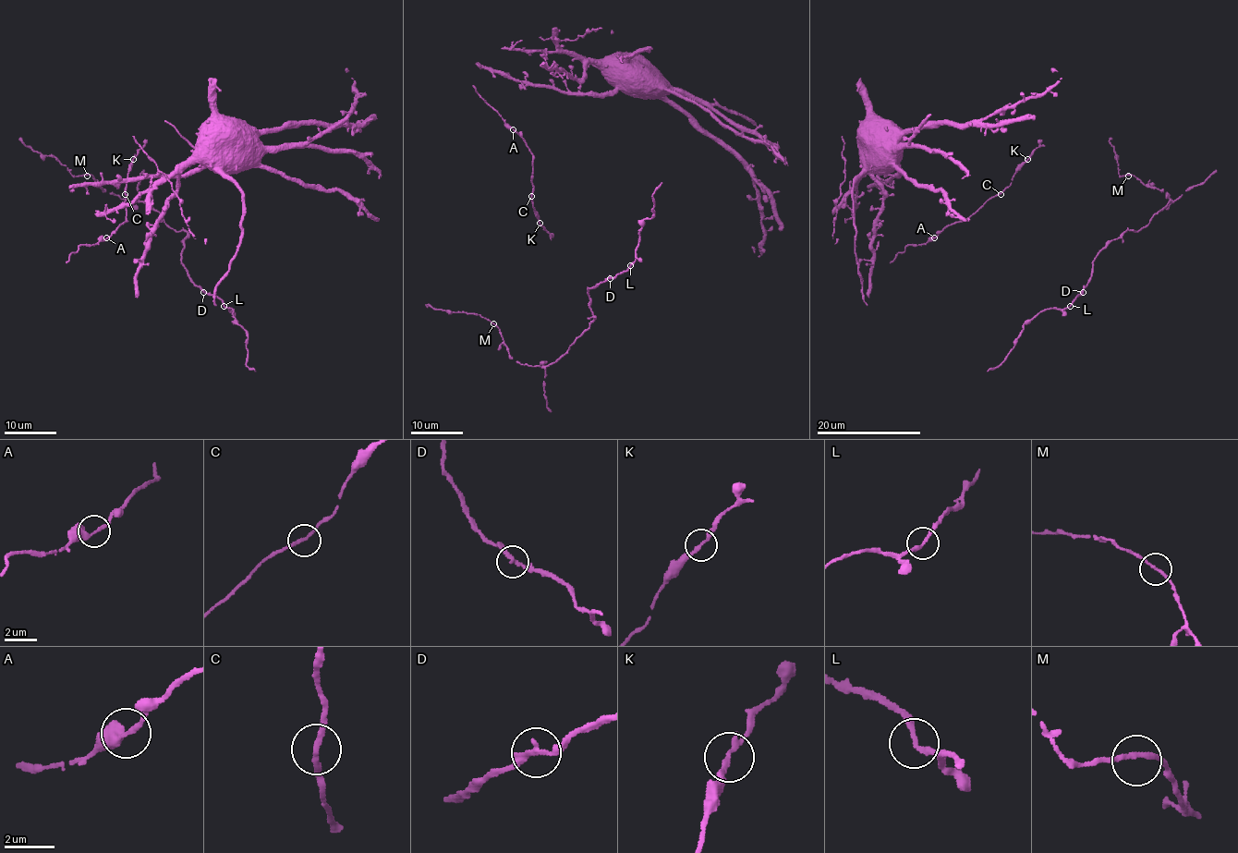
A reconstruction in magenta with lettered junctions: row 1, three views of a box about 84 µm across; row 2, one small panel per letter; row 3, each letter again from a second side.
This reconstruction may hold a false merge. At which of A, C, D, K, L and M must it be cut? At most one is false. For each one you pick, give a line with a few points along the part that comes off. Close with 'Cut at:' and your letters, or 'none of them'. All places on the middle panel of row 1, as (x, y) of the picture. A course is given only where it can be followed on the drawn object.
Cut at: none of them

